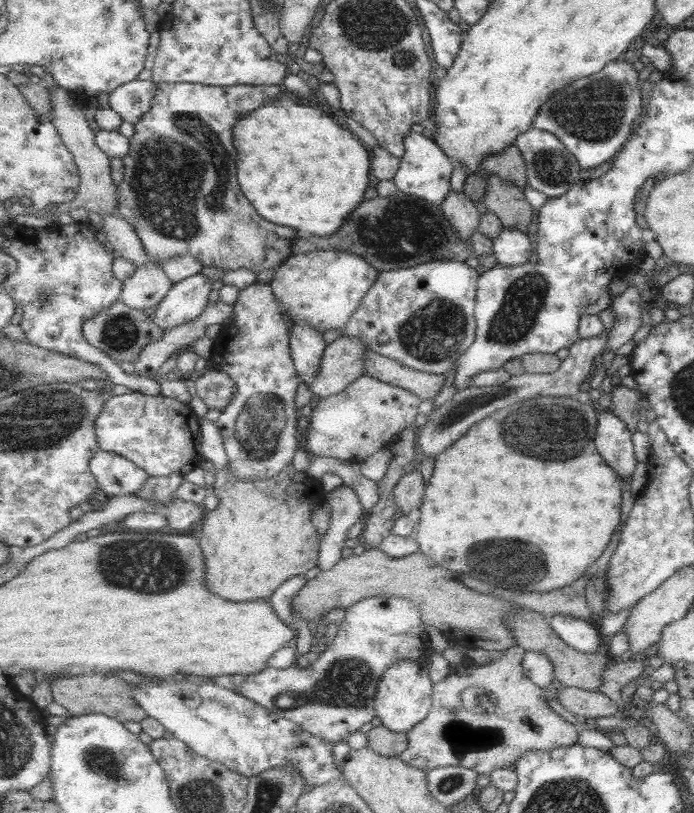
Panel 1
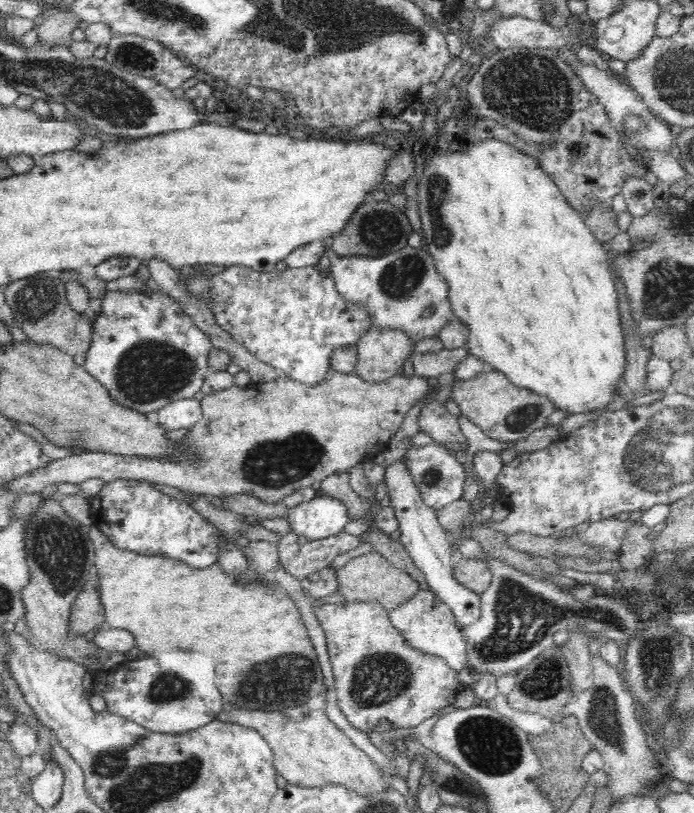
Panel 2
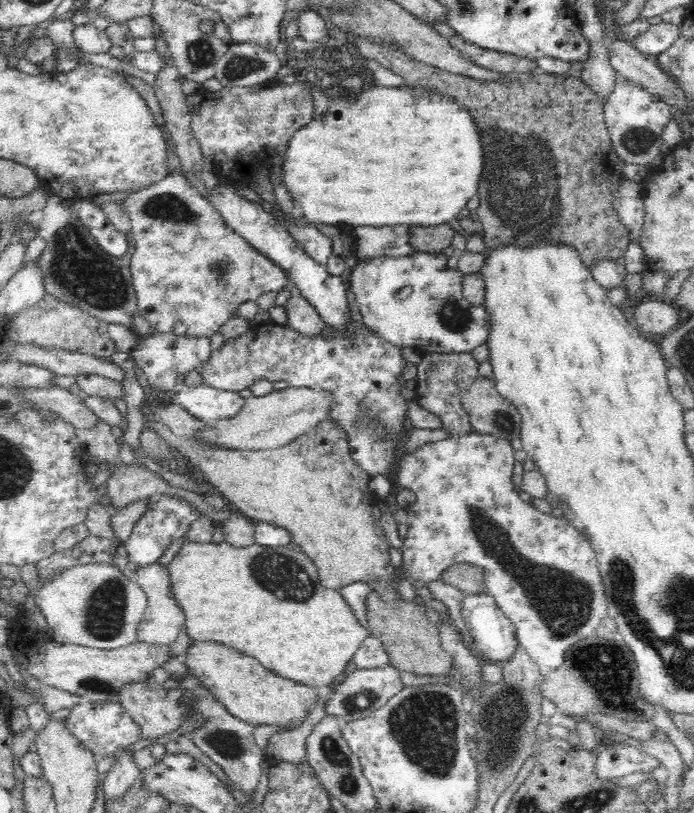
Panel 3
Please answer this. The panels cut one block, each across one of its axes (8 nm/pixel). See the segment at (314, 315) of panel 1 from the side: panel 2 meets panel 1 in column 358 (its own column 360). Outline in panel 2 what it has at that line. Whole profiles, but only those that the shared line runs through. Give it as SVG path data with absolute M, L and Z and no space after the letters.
M325 239L326 245L326 255L328 256L329 262L331 264L331 269L329 269L330 274L333 276L336 290L338 294L350 304L354 306L363 308L367 315L369 316L369 323L371 324L371 328L375 328L377 331L386 331L388 328L390 330L402 331L406 336L409 342L412 345L416 345L419 342L422 342L424 339L431 339L432 337L436 337L437 334L452 320L455 318L454 311L452 310L452 305L450 304L450 299L448 299L448 281L444 279L442 275L438 272L436 268L436 263L432 258L432 255L426 251L422 250L422 248L412 248L410 245L402 248L398 252L388 253L386 256L381 257L371 257L371 256L360 256L360 255L352 255L340 257L338 256L334 250L331 249L330 239Z

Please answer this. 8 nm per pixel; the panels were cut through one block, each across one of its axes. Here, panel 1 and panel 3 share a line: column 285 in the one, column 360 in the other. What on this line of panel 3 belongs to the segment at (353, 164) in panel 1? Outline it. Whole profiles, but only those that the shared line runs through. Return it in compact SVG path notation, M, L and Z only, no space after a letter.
M369 84L359 92L358 98L342 101L334 99L330 101L324 93L320 93L313 86L313 99L315 102L315 119L294 133L287 148L286 158L283 158L283 184L292 195L294 202L301 205L303 218L308 224L322 223L337 225L345 229L355 227L381 227L408 225L414 227L438 226L444 223L455 223L458 212L468 204L470 198L478 194L478 184L484 172L484 143L482 132L479 132L478 122L474 120L469 108L458 104L451 96L440 94L437 90L424 88L423 86L408 86L407 84L388 87L376 87Z

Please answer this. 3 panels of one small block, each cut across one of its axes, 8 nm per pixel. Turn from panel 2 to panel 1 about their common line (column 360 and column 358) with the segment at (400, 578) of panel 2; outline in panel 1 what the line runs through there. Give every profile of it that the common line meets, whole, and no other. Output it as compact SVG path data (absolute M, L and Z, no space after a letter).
M380 548L366 550L360 555L351 555L342 558L335 568L320 573L308 581L308 583L294 596L292 608L300 614L301 617L315 620L324 616L334 608L349 609L354 604L374 596L394 596L401 597L416 604L416 608L422 612L422 618L427 625L435 626L441 632L449 637L449 624L451 628L465 630L465 634L487 640L489 648L487 650L506 651L516 644L512 630L506 624L506 618L519 609L527 609L517 603L505 600L490 594L483 594L477 590L469 588L452 570L439 566L434 560L431 560L425 553L420 551L403 558L393 558Z

